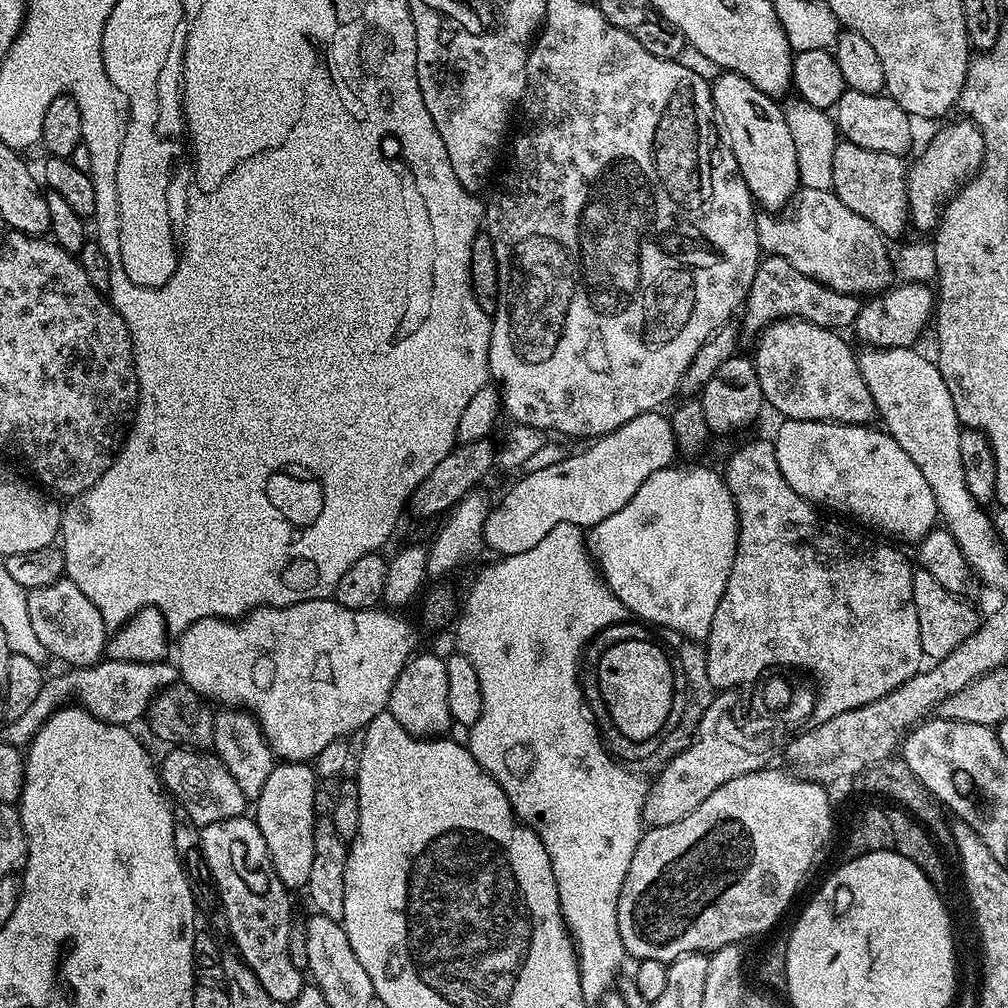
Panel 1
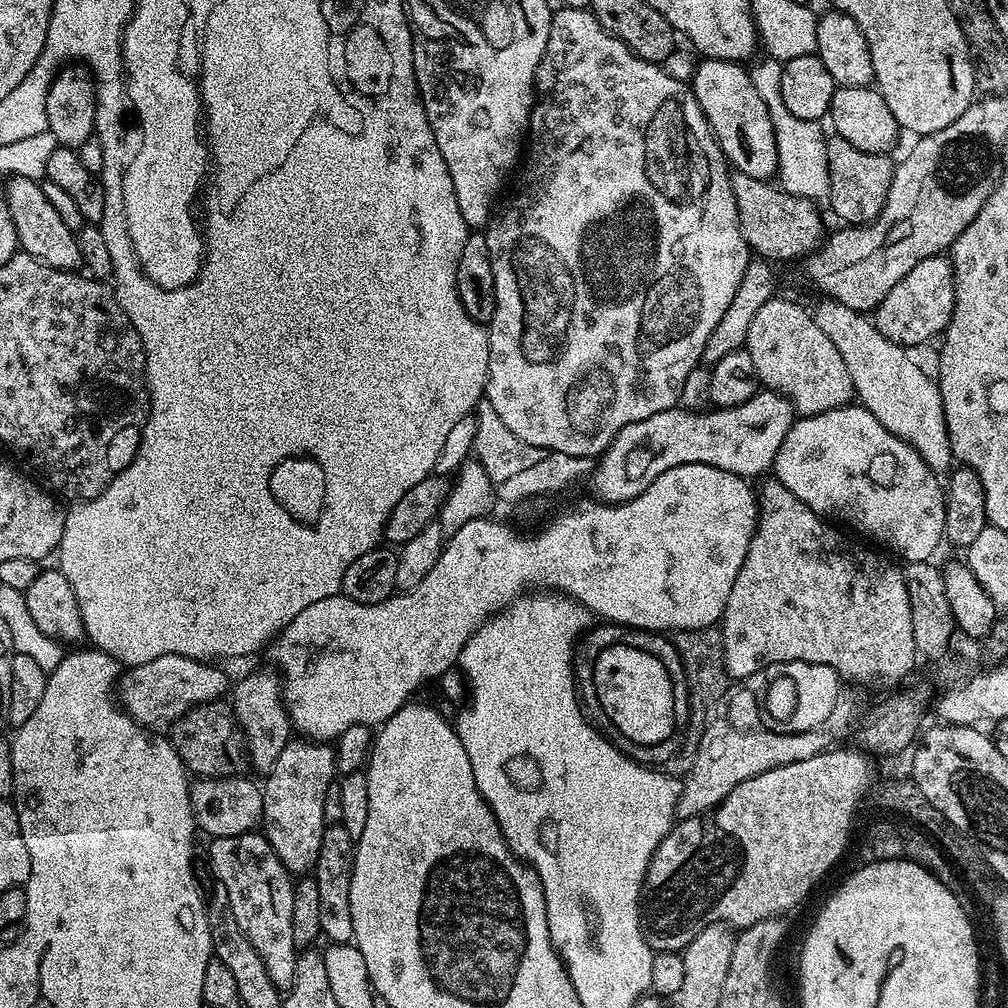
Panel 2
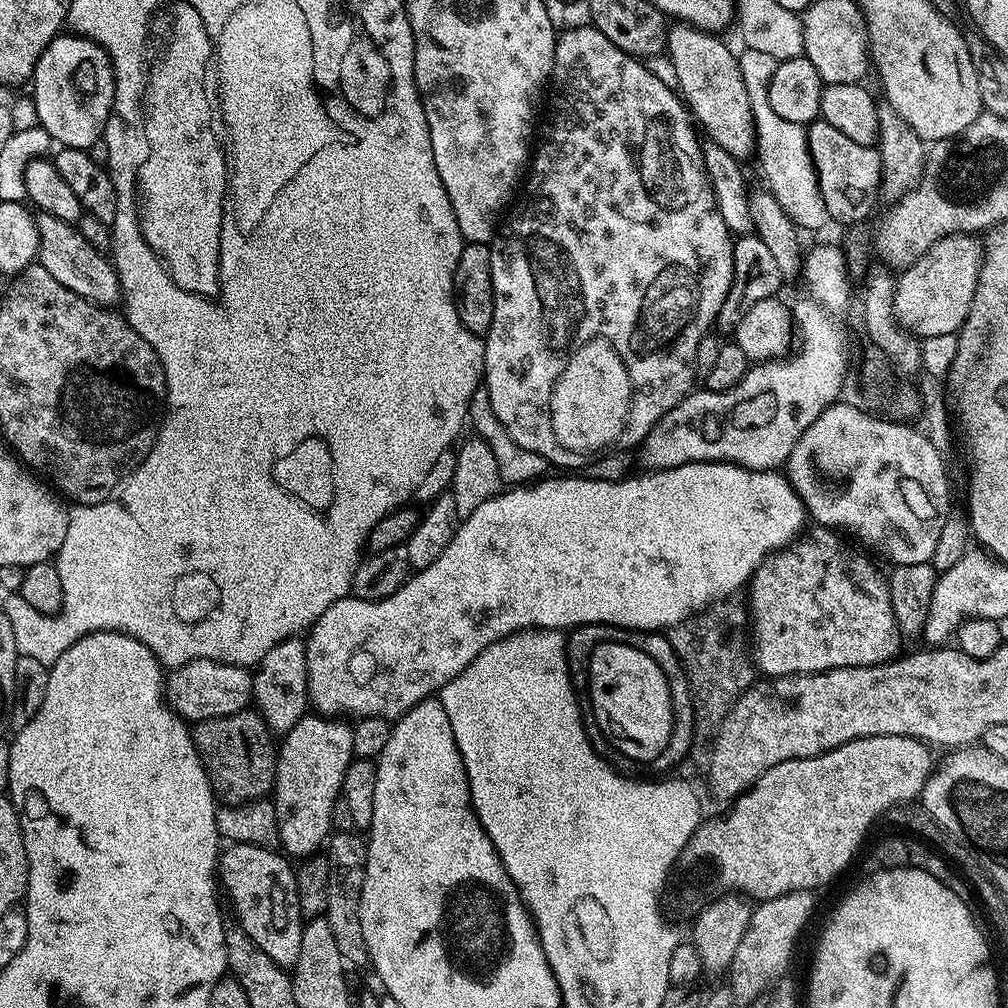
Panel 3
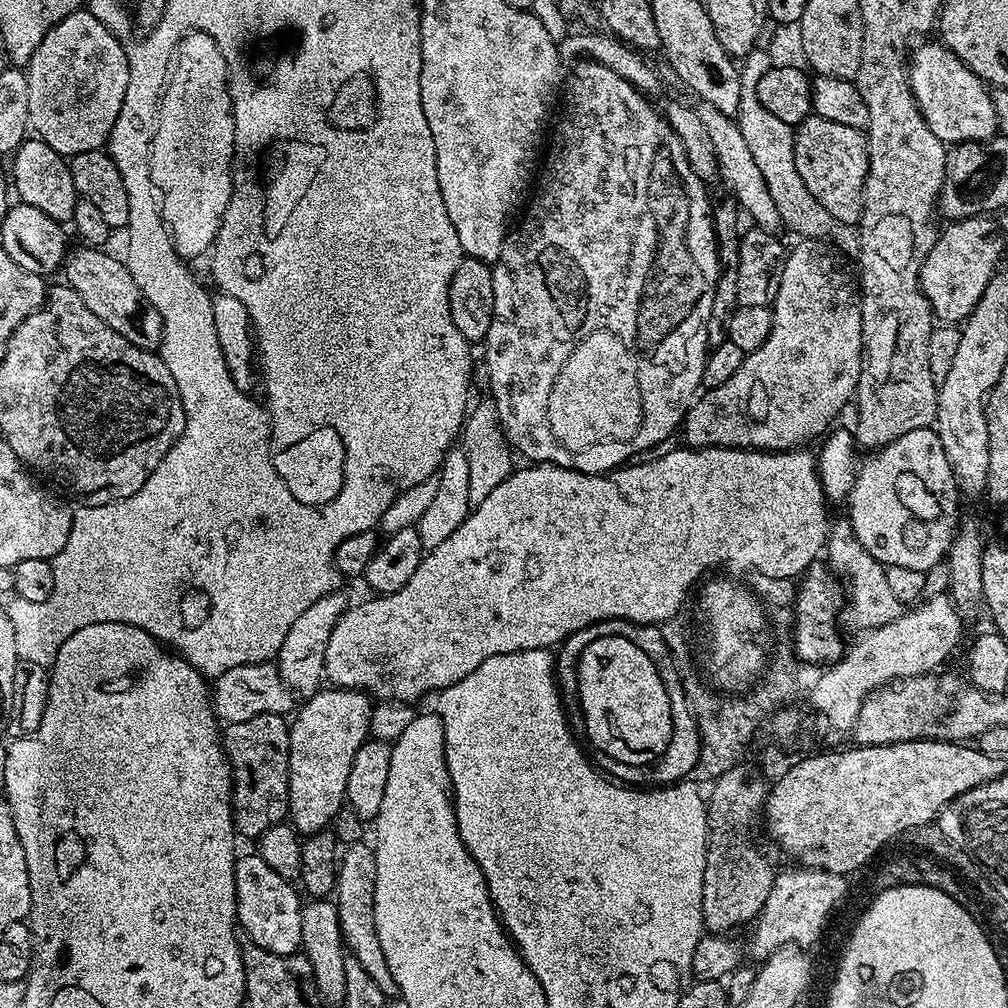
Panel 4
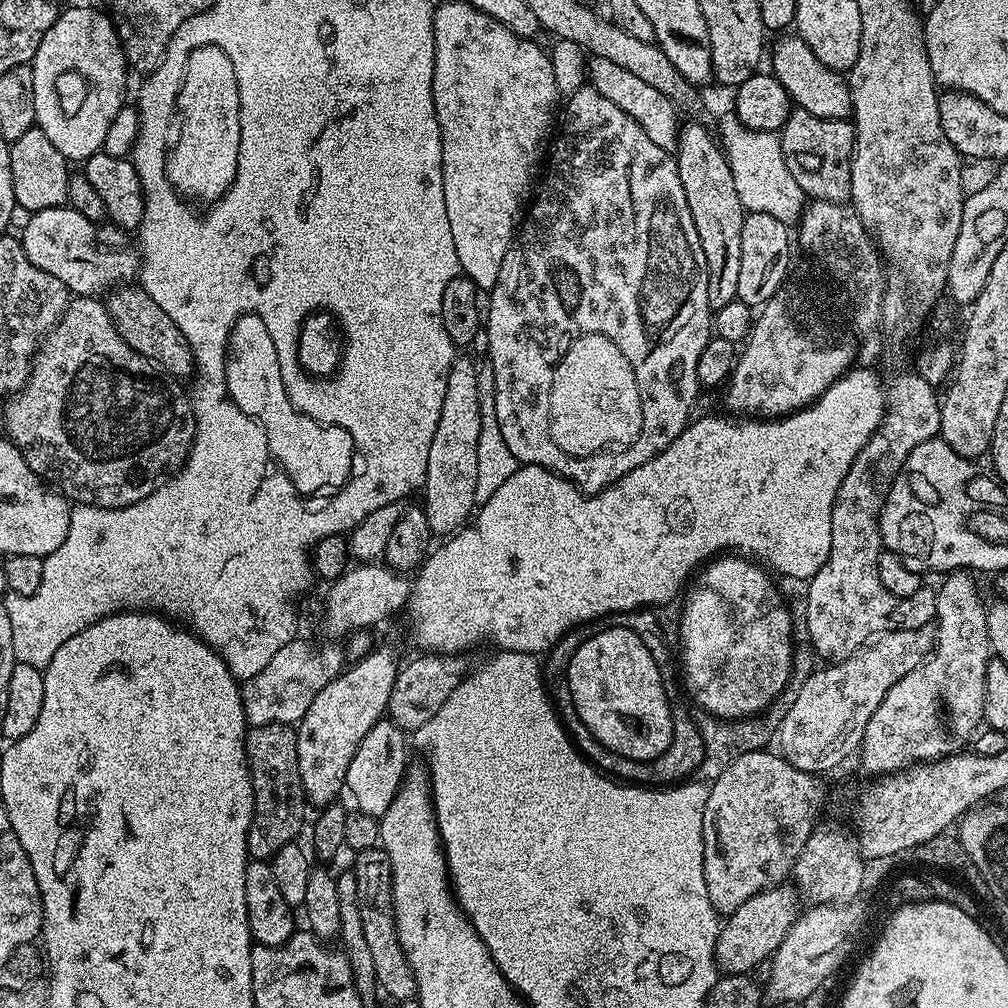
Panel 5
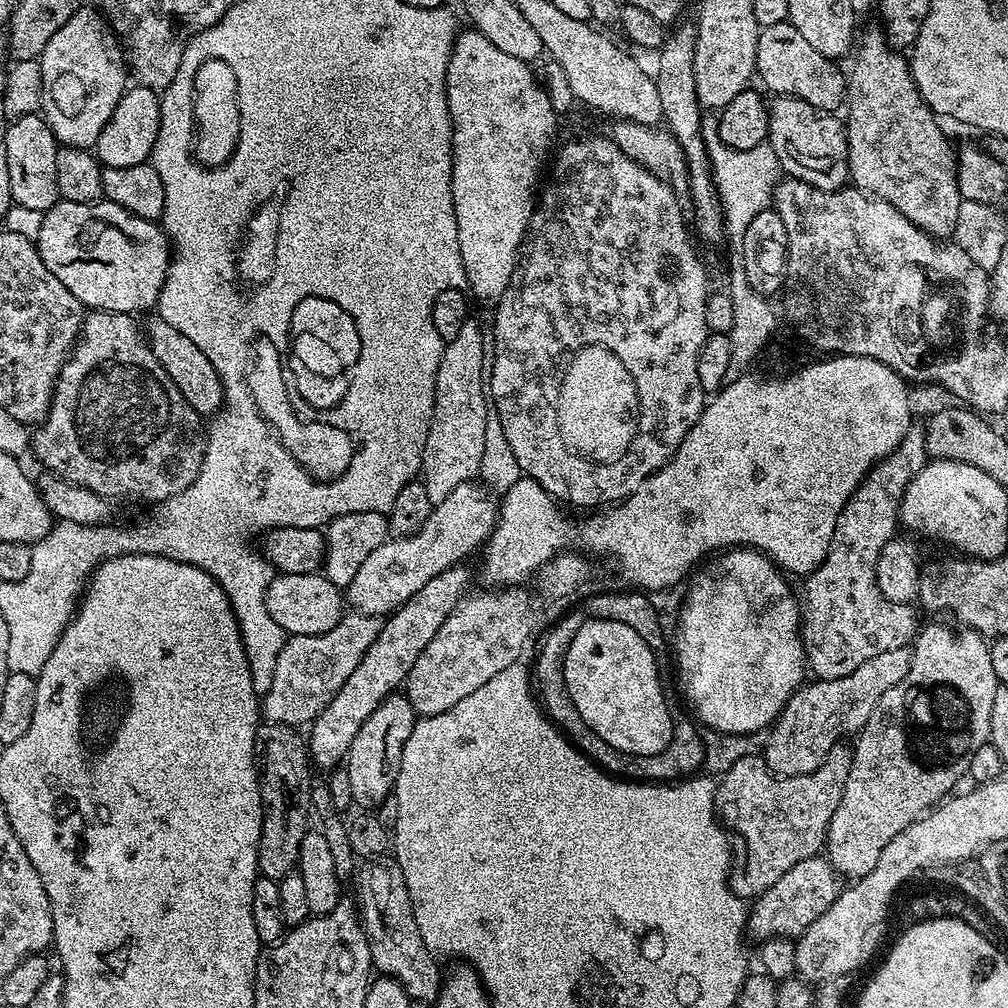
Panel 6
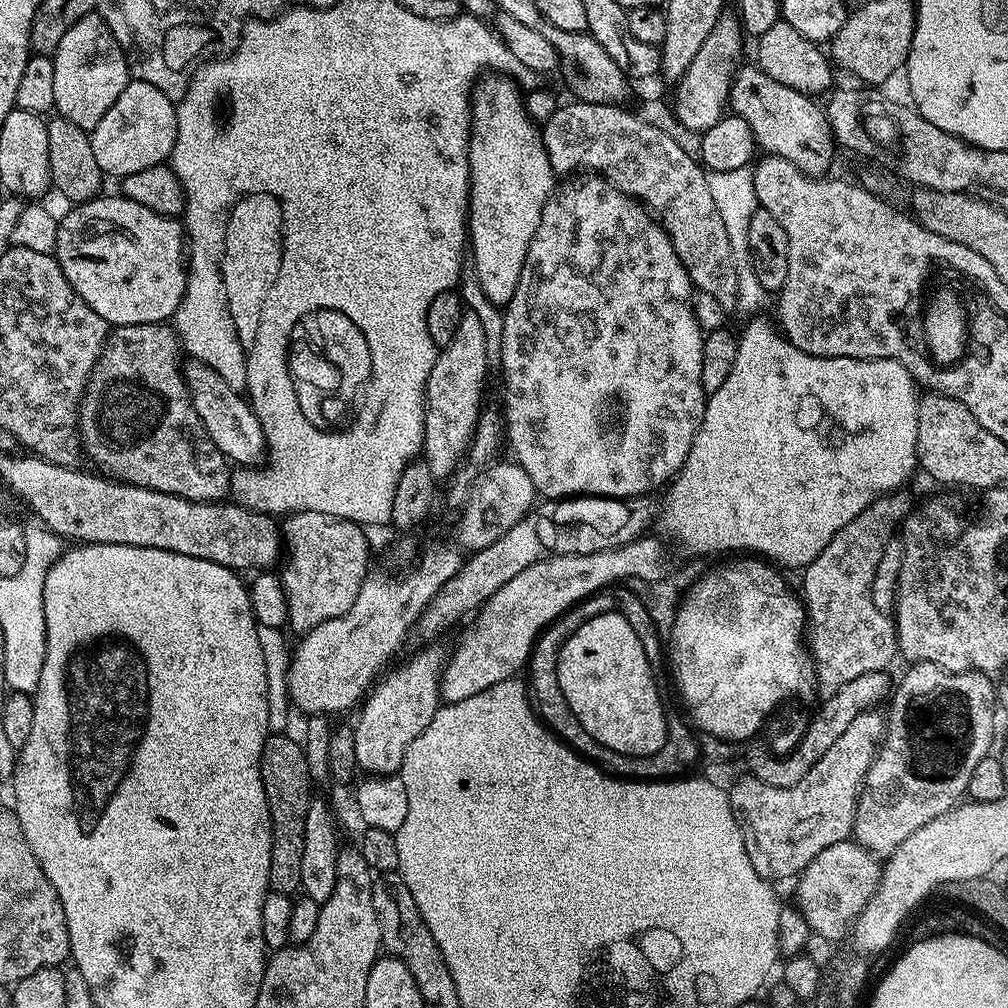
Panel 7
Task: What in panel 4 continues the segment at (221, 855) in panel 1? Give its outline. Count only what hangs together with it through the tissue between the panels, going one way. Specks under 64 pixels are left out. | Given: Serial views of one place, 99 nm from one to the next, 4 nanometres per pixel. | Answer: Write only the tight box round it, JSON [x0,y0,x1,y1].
[236,854,302,956]

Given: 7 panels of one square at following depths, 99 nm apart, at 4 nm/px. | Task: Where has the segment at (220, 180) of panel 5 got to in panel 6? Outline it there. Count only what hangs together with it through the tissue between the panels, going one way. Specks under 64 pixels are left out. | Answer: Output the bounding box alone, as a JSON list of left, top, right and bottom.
[190,60,240,166]

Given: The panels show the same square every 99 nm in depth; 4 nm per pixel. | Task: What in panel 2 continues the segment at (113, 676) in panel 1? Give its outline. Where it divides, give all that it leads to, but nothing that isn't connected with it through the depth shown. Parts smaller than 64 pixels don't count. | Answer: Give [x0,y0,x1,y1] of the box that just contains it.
[118,654,230,730]

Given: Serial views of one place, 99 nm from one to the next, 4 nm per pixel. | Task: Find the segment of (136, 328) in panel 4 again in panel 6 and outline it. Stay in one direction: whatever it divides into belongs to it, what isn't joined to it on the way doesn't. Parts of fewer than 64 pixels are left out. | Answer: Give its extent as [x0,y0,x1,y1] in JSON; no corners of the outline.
[146,314,226,418]

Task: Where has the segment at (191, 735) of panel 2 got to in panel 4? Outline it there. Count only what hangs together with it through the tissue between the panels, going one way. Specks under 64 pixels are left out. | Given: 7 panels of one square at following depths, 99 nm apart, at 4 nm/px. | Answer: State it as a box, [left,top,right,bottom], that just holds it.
[222,714,289,838]

